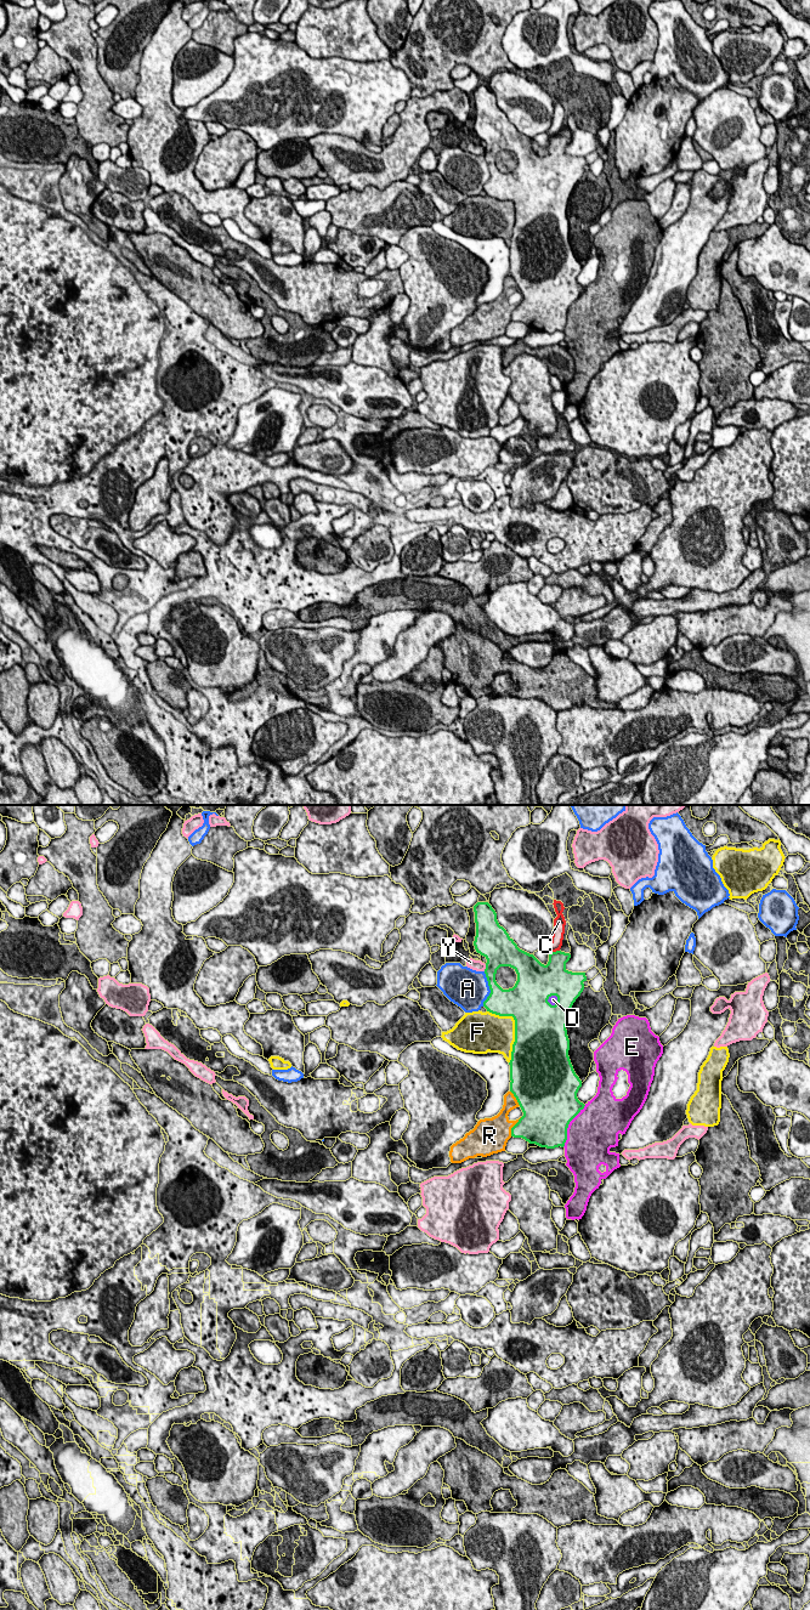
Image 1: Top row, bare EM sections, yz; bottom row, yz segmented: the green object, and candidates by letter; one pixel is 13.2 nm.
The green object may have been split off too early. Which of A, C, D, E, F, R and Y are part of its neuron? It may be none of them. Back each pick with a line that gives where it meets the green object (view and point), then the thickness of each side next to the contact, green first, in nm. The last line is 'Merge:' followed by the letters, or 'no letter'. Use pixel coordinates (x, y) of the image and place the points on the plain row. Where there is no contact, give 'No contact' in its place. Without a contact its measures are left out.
D: Touches green at yz (551, 179). Thickness 500 nm (green) against 120 nm
Merge: D

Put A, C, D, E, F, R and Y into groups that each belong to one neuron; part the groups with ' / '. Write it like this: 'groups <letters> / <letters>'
groups A / C / D / E / F / R / Y

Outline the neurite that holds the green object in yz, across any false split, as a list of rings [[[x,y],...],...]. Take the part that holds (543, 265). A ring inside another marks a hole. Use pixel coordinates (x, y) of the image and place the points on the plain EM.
[[[488,86],[474,90],[476,120],[474,130],[487,143],[485,158],[491,174],[483,186],[487,195],[515,204],[515,226],[510,249],[510,276],[516,282],[523,300],[511,312],[511,321],[522,322],[540,331],[563,331],[570,306],[584,293],[577,282],[582,265],[571,248],[567,220],[567,203],[576,183],[584,174],[585,157],[566,153],[571,138],[561,135],[550,136],[546,149],[533,138],[517,131],[506,114],[499,109],[497,97]],[[510,151],[517,158],[512,172],[503,174],[495,165],[497,154]]]

